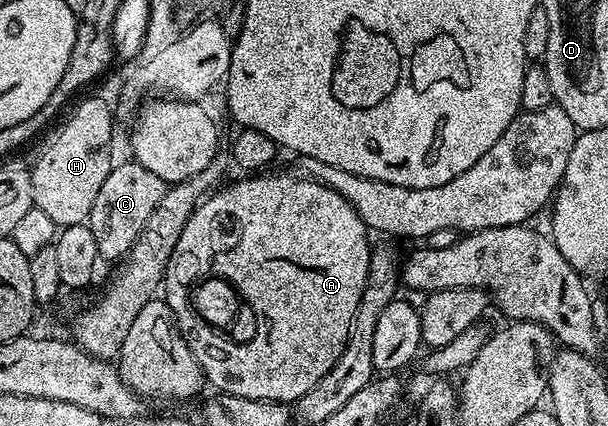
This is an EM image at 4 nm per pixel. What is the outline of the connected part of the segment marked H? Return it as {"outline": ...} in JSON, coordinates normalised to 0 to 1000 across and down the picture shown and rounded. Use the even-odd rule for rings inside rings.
{"outline":[[[133,232],[120,244],[122,263],[107,272],[109,291],[90,312],[89,329],[49,401],[56,484],[72,491],[97,535],[146,516],[164,434],[171,434],[191,373],[188,270],[179,246],[168,232]]]}

